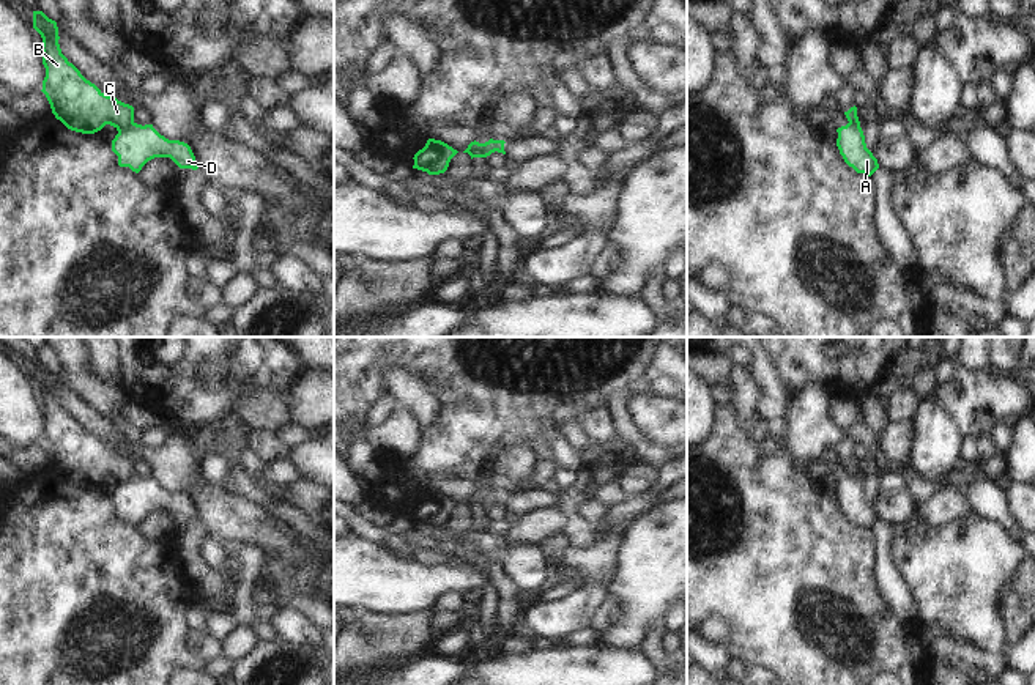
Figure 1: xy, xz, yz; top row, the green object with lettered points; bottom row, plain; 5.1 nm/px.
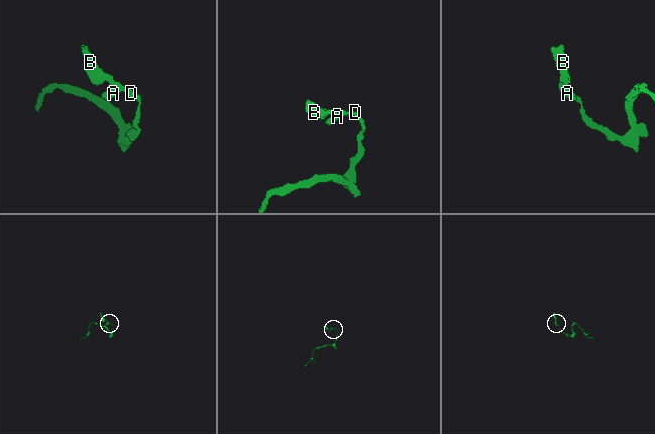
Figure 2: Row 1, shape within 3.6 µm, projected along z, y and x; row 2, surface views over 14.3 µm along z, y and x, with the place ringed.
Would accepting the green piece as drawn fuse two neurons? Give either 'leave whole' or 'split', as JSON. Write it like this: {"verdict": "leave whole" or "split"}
{"verdict": "split"}

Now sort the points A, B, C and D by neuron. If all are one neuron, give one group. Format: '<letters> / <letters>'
A D / B C

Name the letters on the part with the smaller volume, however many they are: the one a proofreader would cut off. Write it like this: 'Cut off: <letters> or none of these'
Cut off: B, C

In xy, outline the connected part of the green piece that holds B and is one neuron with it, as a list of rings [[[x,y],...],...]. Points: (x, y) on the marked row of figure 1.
[[[33,11],[33,28],[43,38],[46,77],[41,91],[57,120],[68,129],[82,134],[95,134],[106,124],[123,131],[134,123],[132,106],[104,94],[61,54],[55,20],[43,11]]]

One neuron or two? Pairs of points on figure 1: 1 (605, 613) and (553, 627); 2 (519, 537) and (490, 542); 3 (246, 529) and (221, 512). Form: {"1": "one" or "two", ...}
{"1": "two", "2": "two", "3": "one"}

